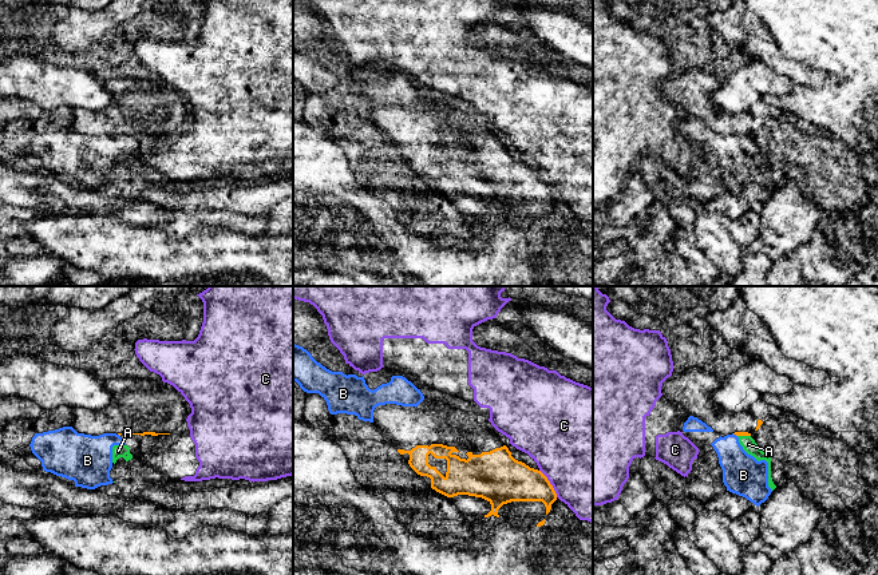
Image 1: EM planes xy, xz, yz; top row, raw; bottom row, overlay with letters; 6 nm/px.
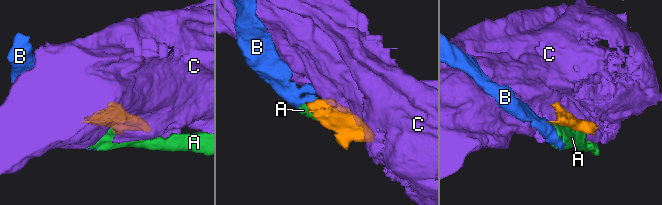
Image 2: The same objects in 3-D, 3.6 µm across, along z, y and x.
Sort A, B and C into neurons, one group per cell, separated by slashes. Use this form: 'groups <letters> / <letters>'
groups A B / C

